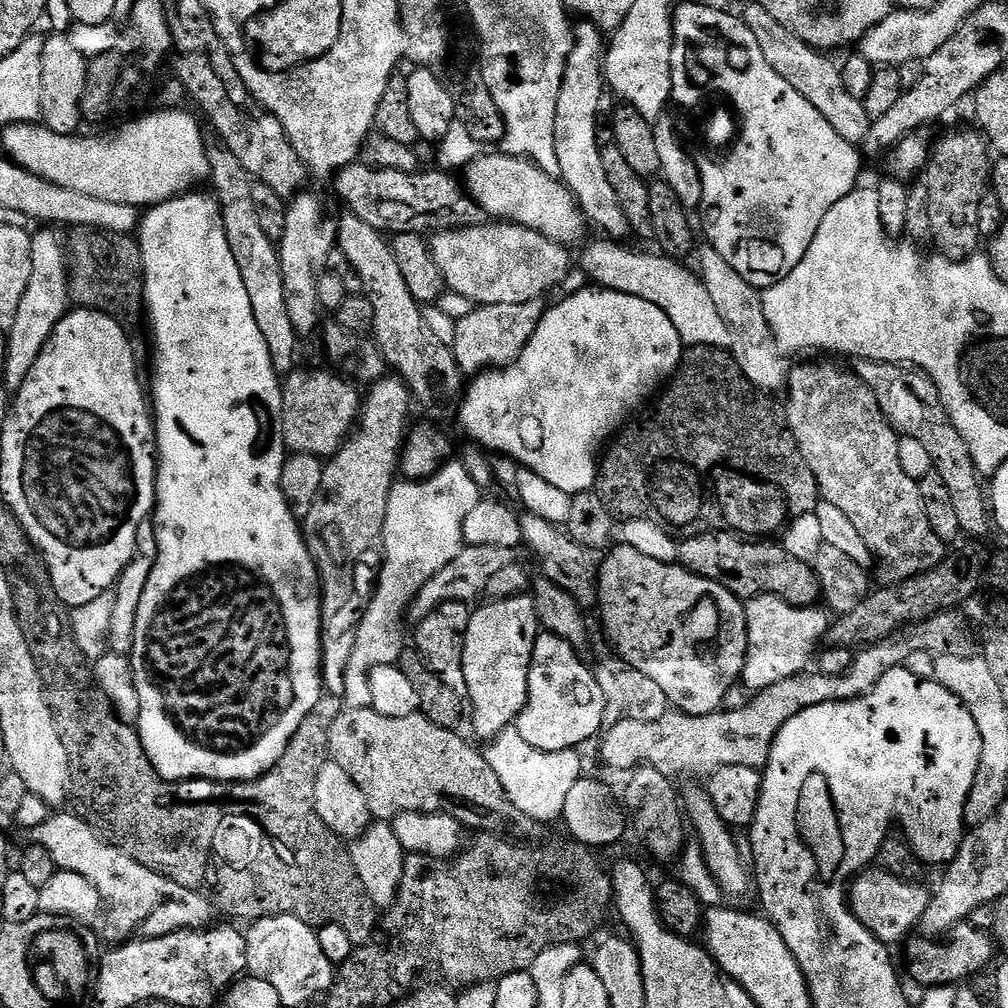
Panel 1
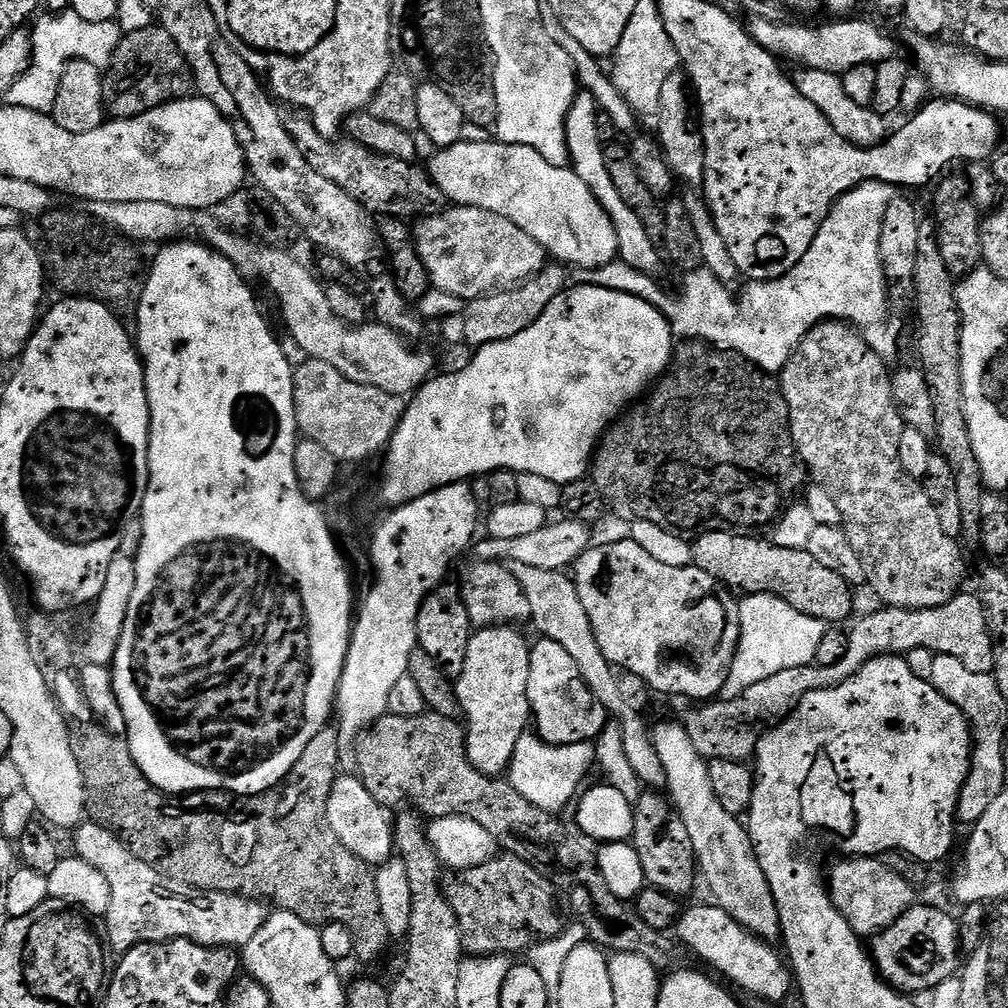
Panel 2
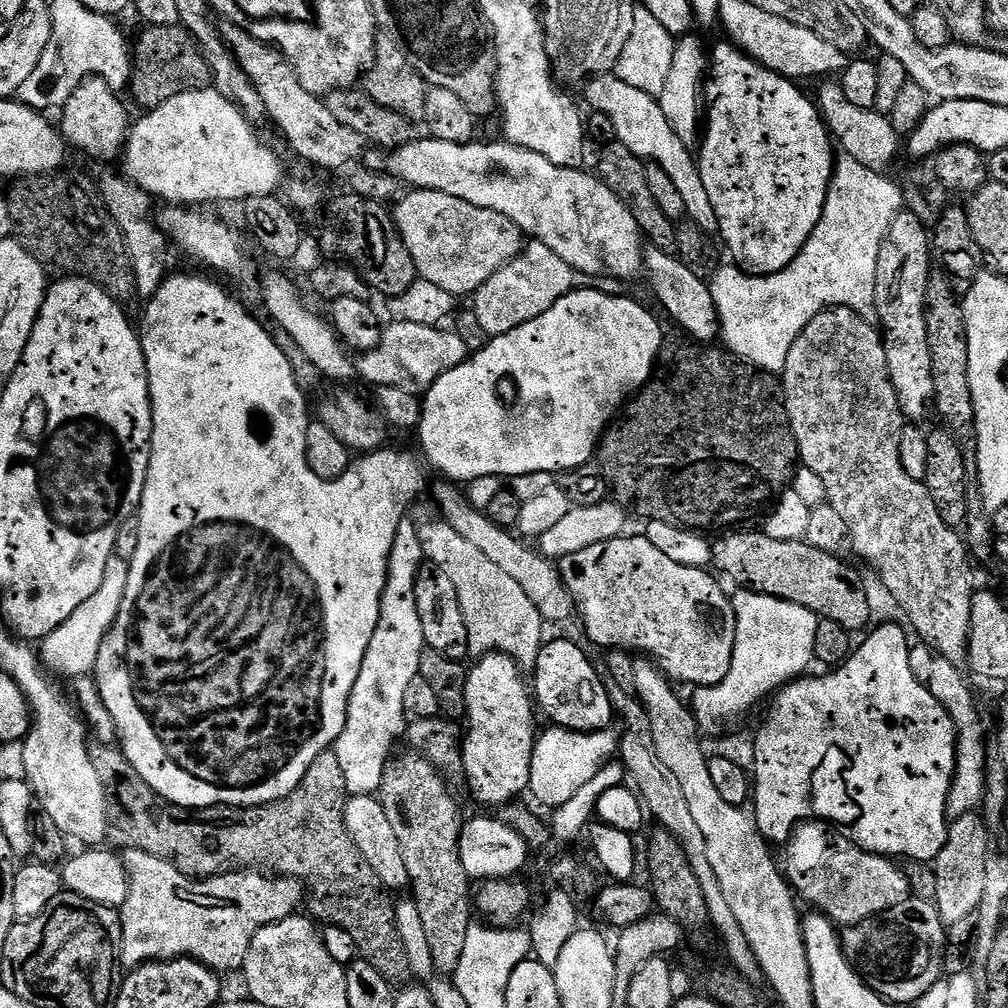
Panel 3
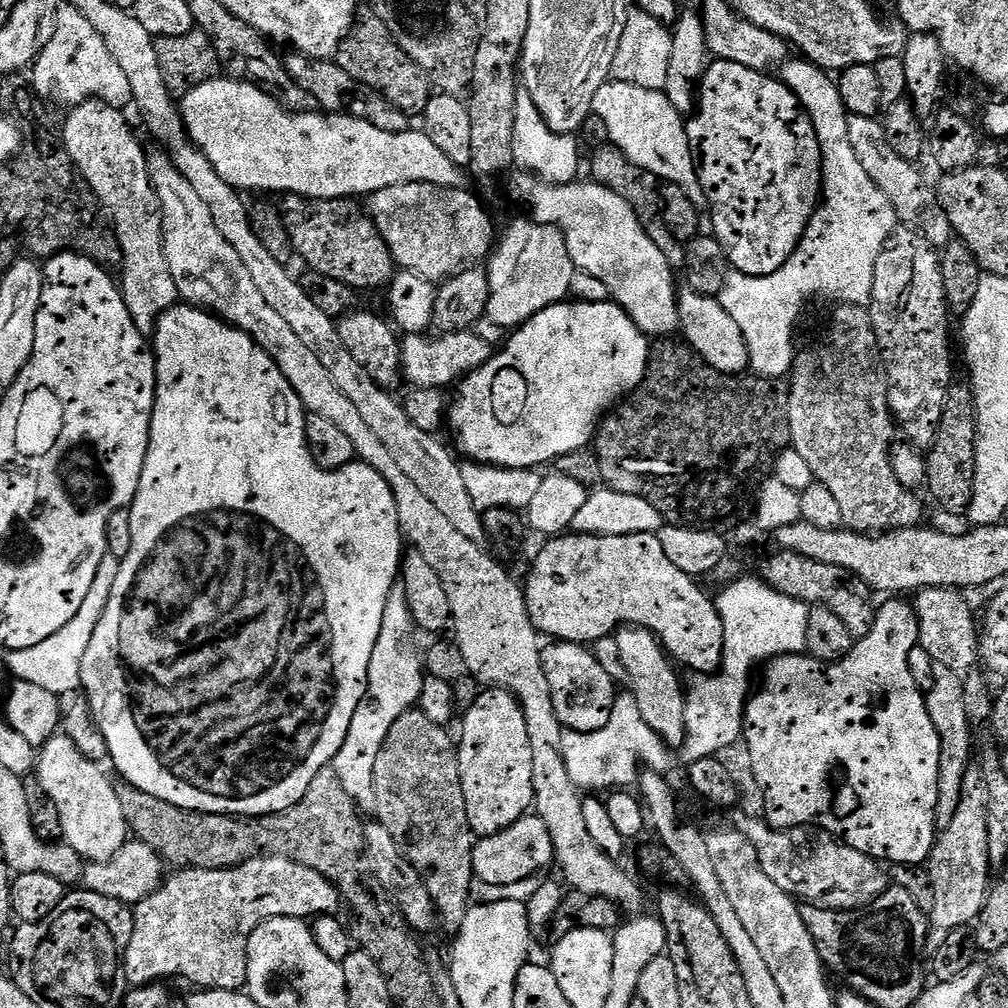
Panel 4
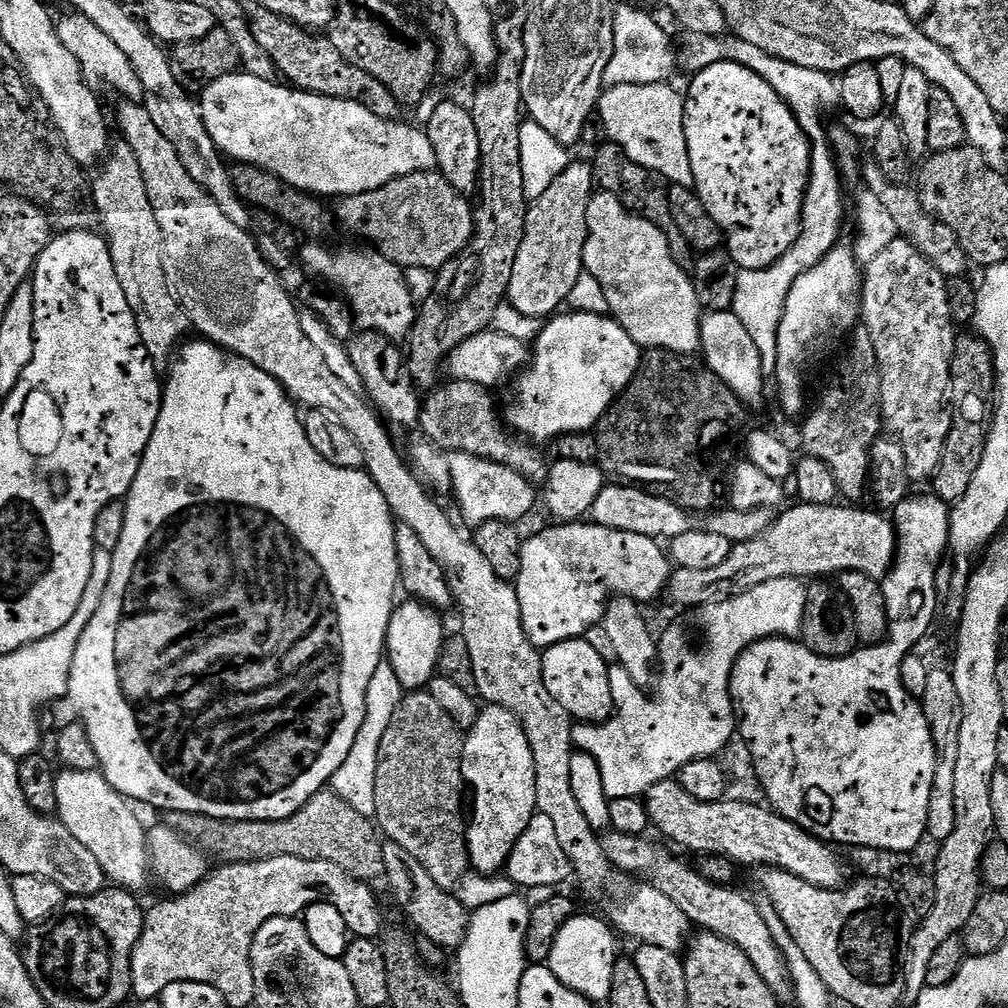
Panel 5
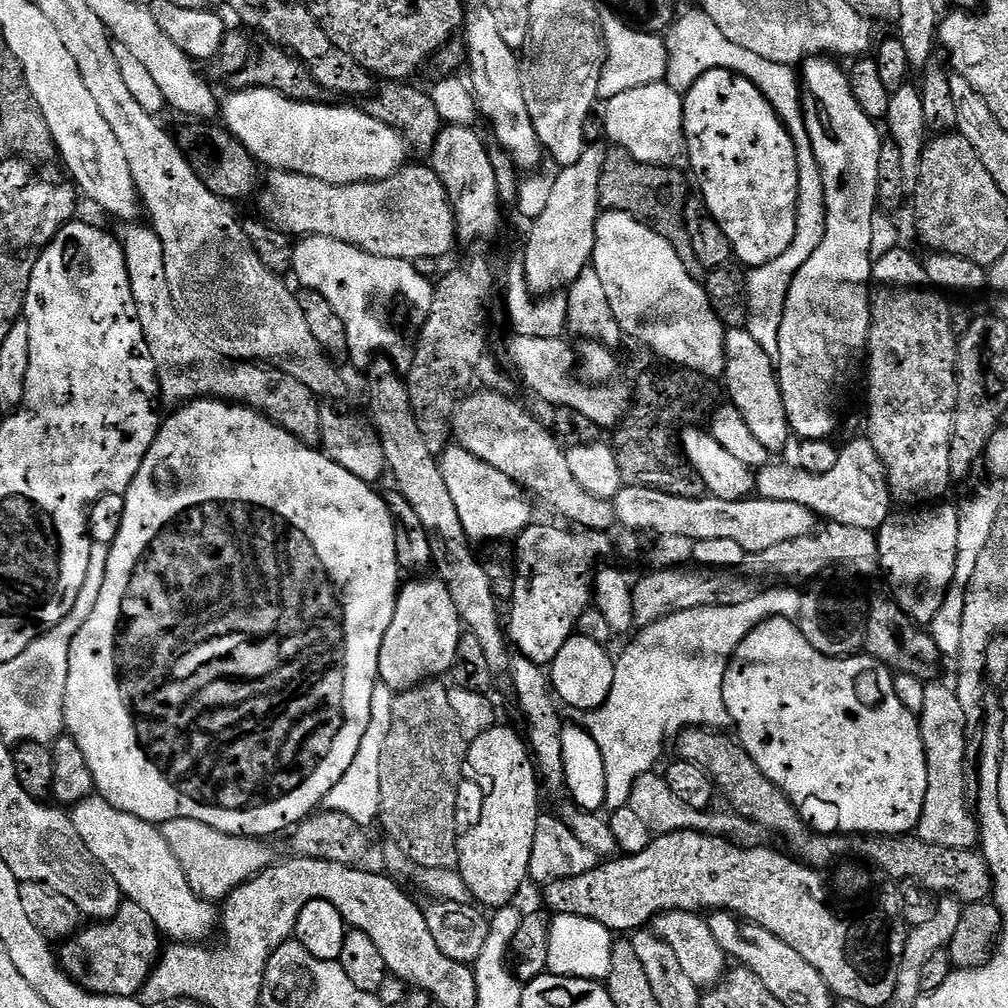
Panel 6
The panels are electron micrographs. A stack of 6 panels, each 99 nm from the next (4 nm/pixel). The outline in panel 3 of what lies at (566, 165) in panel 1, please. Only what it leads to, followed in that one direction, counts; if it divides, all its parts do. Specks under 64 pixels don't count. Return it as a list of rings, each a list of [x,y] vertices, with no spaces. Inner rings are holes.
[[[651,246],[644,248],[644,272],[657,302],[672,315],[681,333],[697,342],[712,342],[720,336],[720,319],[714,306],[712,289],[705,277],[694,274],[694,270],[690,270],[690,266],[686,266],[671,251]]]

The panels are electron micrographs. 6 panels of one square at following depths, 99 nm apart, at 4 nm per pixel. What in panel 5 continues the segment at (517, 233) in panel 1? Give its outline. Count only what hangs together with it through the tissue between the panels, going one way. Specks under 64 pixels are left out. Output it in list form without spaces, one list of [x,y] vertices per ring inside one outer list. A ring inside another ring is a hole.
[[[438,170],[419,172],[386,182],[378,190],[343,197],[334,216],[356,236],[369,240],[371,247],[390,262],[407,270],[426,267],[439,270],[459,256],[472,241],[474,208],[469,197],[454,190]]]

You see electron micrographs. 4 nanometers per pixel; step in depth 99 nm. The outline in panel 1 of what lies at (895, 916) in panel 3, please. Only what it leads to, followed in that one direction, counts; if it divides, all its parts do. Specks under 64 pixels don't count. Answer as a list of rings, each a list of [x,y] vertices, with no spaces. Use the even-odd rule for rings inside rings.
[[[971,922],[955,924],[953,928],[947,928],[931,938],[924,934],[919,935],[913,935],[907,941],[909,944],[906,972],[915,982],[924,984],[927,989],[943,984],[959,985],[959,980],[968,980],[971,976],[978,975],[991,962],[992,955],[997,955],[998,952],[991,931],[976,928]]]

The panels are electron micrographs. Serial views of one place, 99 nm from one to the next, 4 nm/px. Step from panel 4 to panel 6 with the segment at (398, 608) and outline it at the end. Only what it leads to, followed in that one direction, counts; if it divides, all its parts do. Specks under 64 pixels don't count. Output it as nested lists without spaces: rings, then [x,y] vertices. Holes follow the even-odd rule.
[[[377,683],[374,694],[368,697],[368,725],[366,734],[362,734],[362,742],[358,746],[358,754],[354,754],[354,762],[342,774],[342,779],[330,794],[326,794],[323,807],[329,812],[346,814],[346,818],[354,818],[354,822],[365,826],[375,825],[380,814],[380,799],[382,785],[380,785],[380,763],[382,763],[382,749],[386,747],[386,734],[390,734],[390,722],[394,714],[396,696],[384,684]]]

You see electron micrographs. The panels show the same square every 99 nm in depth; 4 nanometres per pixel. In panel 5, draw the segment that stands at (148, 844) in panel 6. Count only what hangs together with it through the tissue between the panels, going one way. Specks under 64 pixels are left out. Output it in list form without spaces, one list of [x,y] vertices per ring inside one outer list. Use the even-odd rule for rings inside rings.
[[[61,771],[56,777],[58,790],[58,819],[64,823],[66,830],[98,858],[105,877],[113,885],[119,886],[133,894],[139,888],[150,884],[150,865],[148,863],[148,838],[145,825],[140,825],[136,817],[137,809],[120,793],[115,792],[99,772]]]

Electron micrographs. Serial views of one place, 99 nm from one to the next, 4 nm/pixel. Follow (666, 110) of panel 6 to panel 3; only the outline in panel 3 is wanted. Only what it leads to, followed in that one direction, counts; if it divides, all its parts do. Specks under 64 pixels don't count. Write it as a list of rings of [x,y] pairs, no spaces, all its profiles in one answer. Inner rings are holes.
[[[615,74],[593,76],[587,81],[586,87],[588,89],[585,90],[584,96],[588,99],[589,109],[606,114],[606,118],[614,122],[616,140],[626,145],[641,160],[656,164],[666,170],[666,174],[670,174],[674,186],[678,186],[678,194],[682,194],[686,202],[686,217],[690,223],[707,234],[719,233],[718,218],[714,214],[714,206],[710,206],[710,194],[706,194],[697,157],[678,138],[678,134],[674,134],[670,122],[666,122],[659,99],[643,93],[635,86],[627,85]]]

